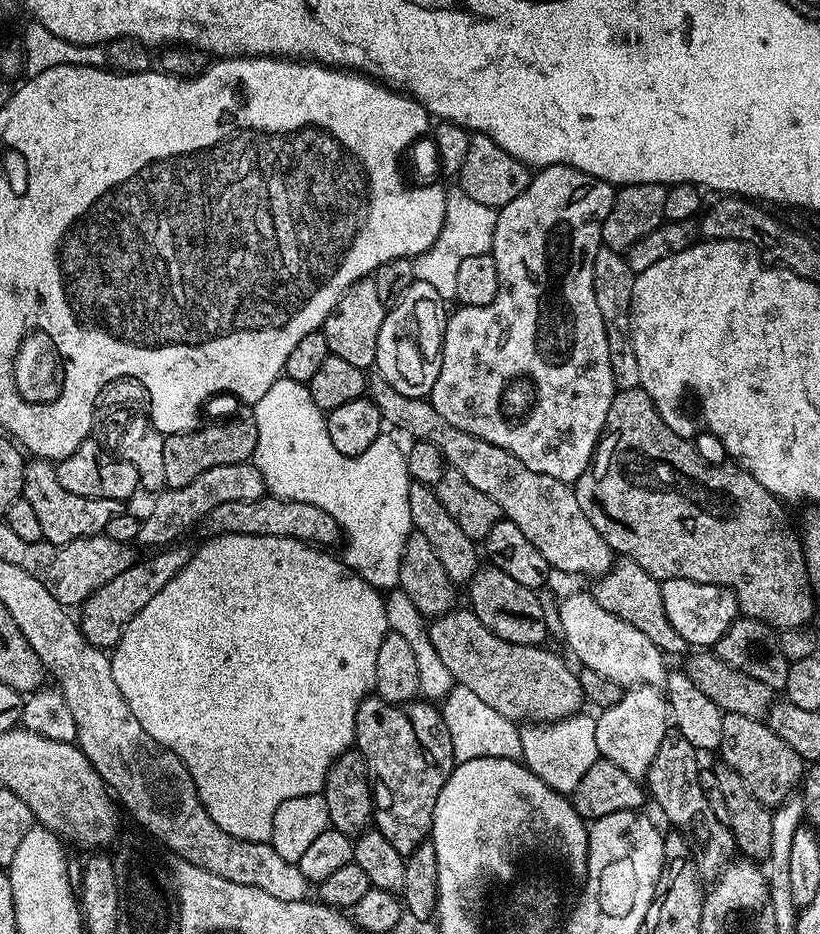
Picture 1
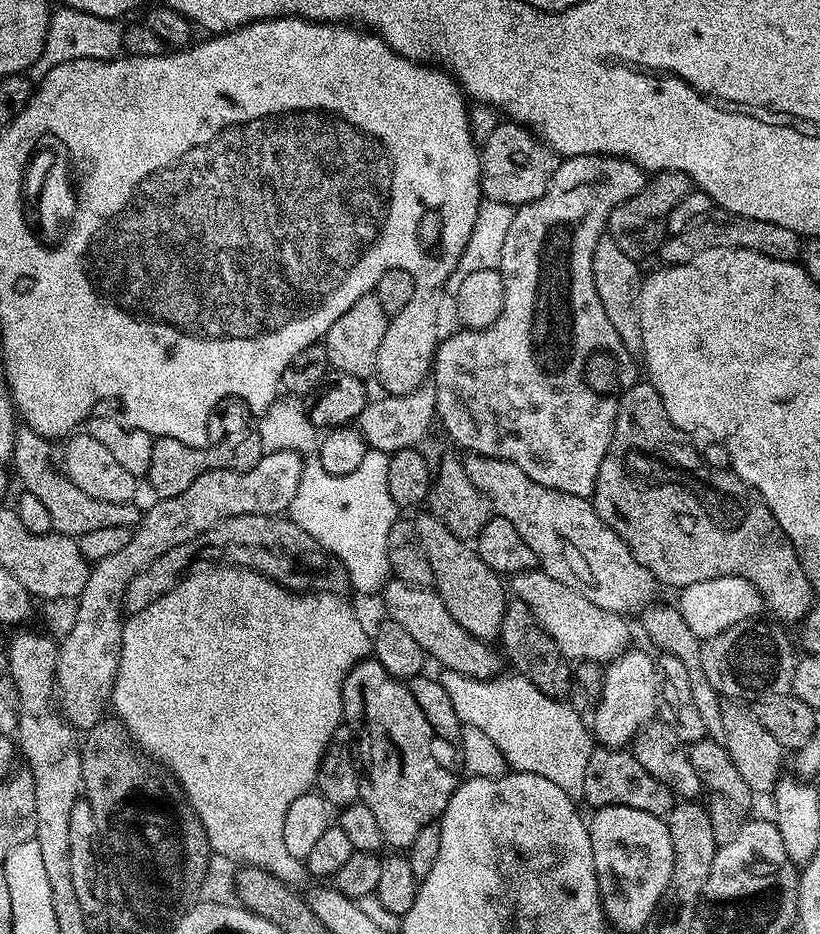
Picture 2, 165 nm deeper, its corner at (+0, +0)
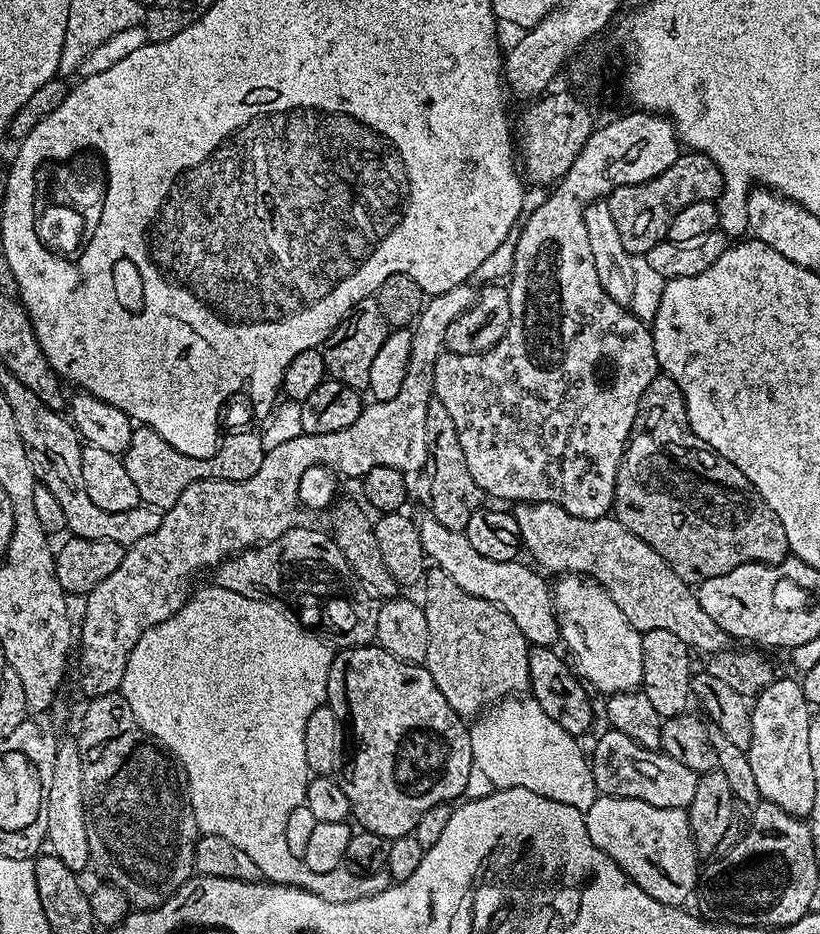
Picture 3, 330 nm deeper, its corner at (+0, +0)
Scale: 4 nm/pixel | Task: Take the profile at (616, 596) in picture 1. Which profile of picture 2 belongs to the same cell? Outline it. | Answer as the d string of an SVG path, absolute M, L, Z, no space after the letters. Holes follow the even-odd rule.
M653 602L639 613L638 621L644 627L644 632L648 635L648 640L656 648L661 648L661 653L679 658L682 666L686 666L686 670L690 674L690 690L694 693L694 702L698 706L704 731L709 737L723 737L722 730L722 697L718 690L714 690L714 685L706 678L706 669L702 666L702 650L700 649L701 641L694 634L694 630L690 630L690 626L686 626L686 618L682 618L679 607L668 604L660 604L661 602Z

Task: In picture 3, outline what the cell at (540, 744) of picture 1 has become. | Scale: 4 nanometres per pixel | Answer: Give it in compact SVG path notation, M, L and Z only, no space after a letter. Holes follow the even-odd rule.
M531 698L499 701L473 721L469 732L473 767L482 770L495 789L532 790L583 812L593 805L599 795L591 763L577 737L551 721Z

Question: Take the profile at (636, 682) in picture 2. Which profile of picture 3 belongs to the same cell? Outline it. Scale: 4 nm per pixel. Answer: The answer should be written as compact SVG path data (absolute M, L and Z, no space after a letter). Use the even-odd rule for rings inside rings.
M564 574L557 580L560 581L554 584L551 605L559 624L559 639L572 651L571 659L574 664L576 659L579 675L603 694L639 689L642 685L641 632L626 622L626 614L614 606L614 598L610 598L598 581L575 574Z

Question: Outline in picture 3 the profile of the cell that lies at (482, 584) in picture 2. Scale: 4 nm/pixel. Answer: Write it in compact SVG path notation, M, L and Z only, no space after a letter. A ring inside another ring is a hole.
M432 566L427 569L422 581L424 600L422 607L426 614L426 630L430 630L430 642L426 646L426 658L423 665L428 669L430 678L434 678L434 686L442 690L442 698L450 702L450 706L459 716L476 718L489 706L511 697L513 694L524 694L529 691L530 664L528 662L527 638L518 630L506 610L486 598L478 598L468 594L450 578L442 569Z

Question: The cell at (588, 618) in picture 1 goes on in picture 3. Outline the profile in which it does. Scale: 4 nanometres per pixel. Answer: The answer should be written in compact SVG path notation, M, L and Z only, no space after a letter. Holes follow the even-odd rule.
M426 516L420 520L417 528L419 540L422 542L425 557L433 562L435 567L442 569L453 578L458 586L468 594L478 598L486 598L500 608L506 610L518 625L518 630L527 638L533 647L551 647L559 639L559 624L551 605L551 587L537 569L522 564L520 560L510 562L491 561L483 558L478 550L469 545L469 539L463 534L449 530L436 519Z

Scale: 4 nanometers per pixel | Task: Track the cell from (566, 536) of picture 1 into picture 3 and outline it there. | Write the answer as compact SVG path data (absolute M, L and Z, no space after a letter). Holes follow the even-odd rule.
M553 503L516 504L512 513L518 522L521 545L541 564L536 563L545 573L575 574L598 581L610 594L610 598L614 598L614 606L618 606L618 610L626 614L626 622L630 622L630 626L637 628L641 634L650 630L670 630L670 634L678 634L678 638L682 638L689 649L697 653L704 652L703 654L722 652L729 647L730 637L726 630L722 630L722 626L718 626L718 622L714 622L714 618L710 618L706 610L702 610L693 585L678 578L678 574L670 570L662 554L646 546L646 542L642 542L638 534L630 534L630 530L626 530L626 526L622 526L615 515L609 514L593 520L578 518Z

